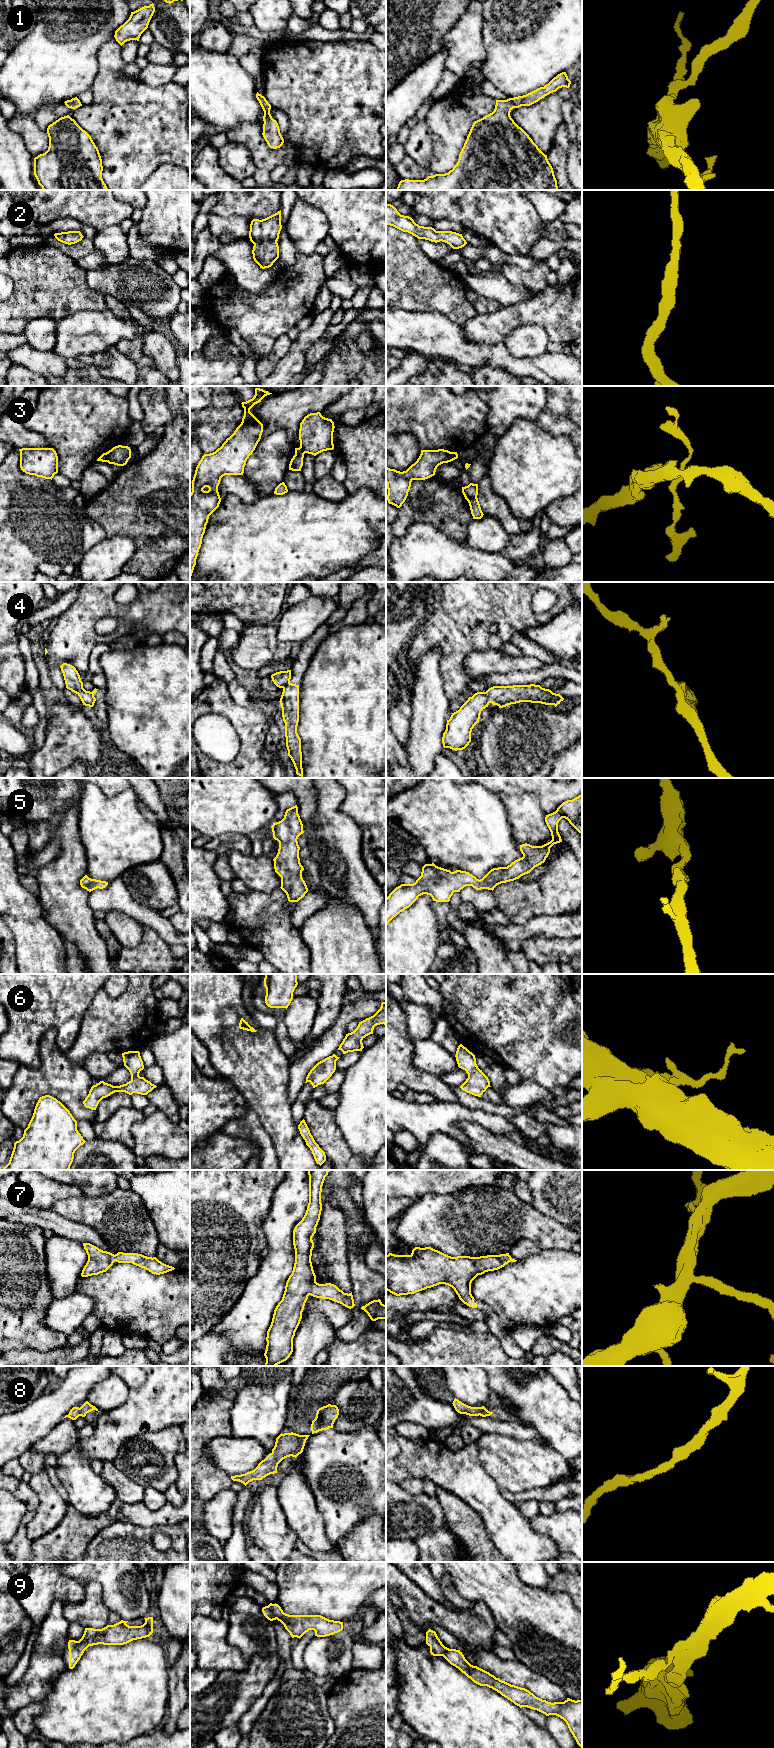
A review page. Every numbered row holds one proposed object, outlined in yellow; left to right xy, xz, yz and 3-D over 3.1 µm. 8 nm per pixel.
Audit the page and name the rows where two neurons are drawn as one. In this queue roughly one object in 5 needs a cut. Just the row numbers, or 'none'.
3

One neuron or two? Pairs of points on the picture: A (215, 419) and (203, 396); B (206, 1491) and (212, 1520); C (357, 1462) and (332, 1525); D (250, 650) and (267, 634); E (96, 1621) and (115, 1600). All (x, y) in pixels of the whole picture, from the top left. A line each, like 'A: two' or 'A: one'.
A: two
B: two
C: one
D: one
E: two

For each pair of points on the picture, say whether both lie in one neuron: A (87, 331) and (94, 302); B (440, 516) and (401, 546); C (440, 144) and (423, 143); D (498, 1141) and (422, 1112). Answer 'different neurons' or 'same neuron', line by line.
A: different neurons
B: different neurons
C: different neurons
D: different neurons

